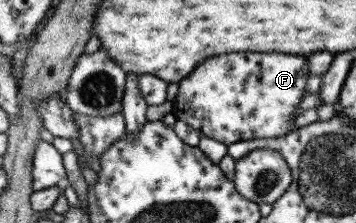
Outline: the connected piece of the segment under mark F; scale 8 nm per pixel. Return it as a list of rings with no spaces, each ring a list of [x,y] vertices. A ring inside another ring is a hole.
[[[236,52],[210,57],[178,83],[179,89],[172,101],[171,112],[177,120],[186,122],[196,130],[200,137],[213,138],[222,144],[284,136],[295,126],[294,112],[305,96],[309,75],[308,59],[303,55]]]

